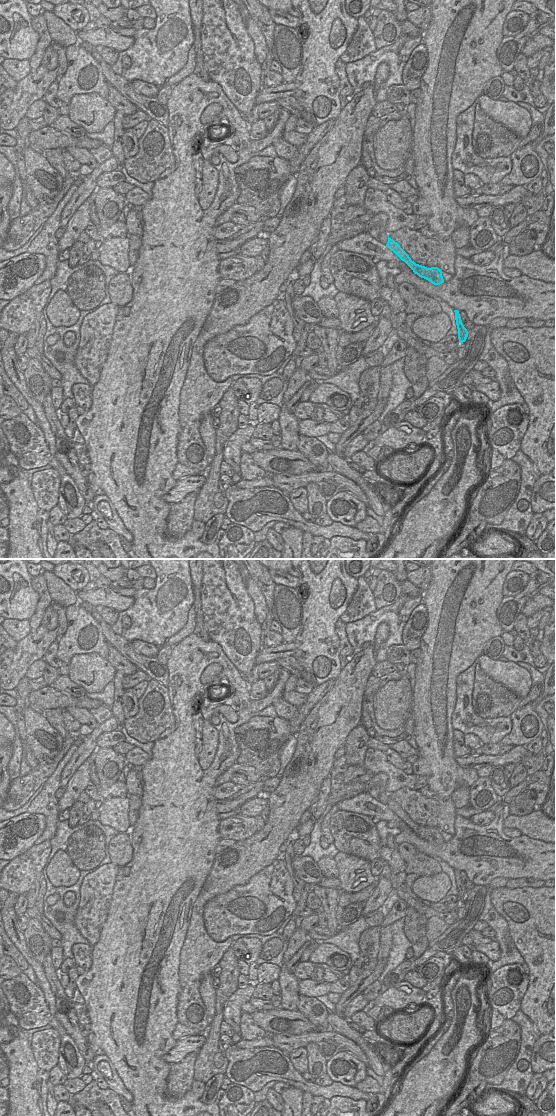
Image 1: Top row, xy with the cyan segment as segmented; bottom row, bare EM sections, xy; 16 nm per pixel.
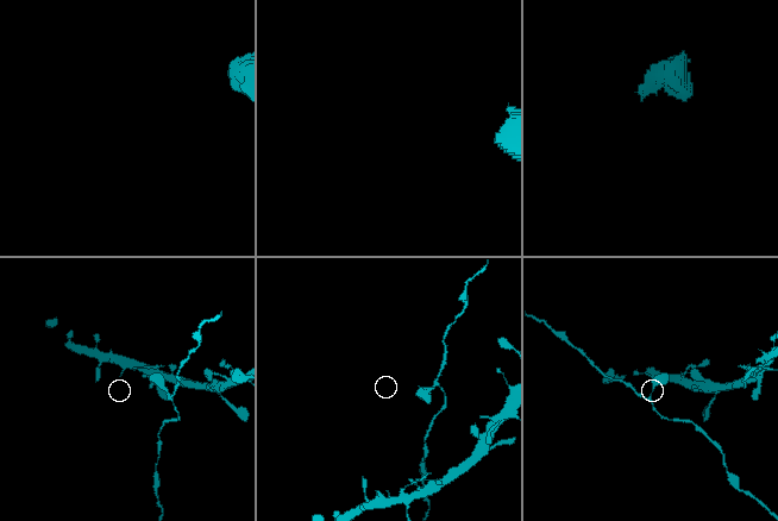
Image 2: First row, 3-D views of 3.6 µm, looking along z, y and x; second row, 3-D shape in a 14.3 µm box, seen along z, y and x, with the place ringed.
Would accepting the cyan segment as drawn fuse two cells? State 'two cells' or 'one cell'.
one cell

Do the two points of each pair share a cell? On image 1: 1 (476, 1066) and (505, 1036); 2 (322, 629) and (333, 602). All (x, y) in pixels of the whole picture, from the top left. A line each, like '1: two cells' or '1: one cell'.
1: one cell
2: one cell

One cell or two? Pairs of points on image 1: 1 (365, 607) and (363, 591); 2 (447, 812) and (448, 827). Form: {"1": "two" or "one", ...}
{"1": "one", "2": "one"}

